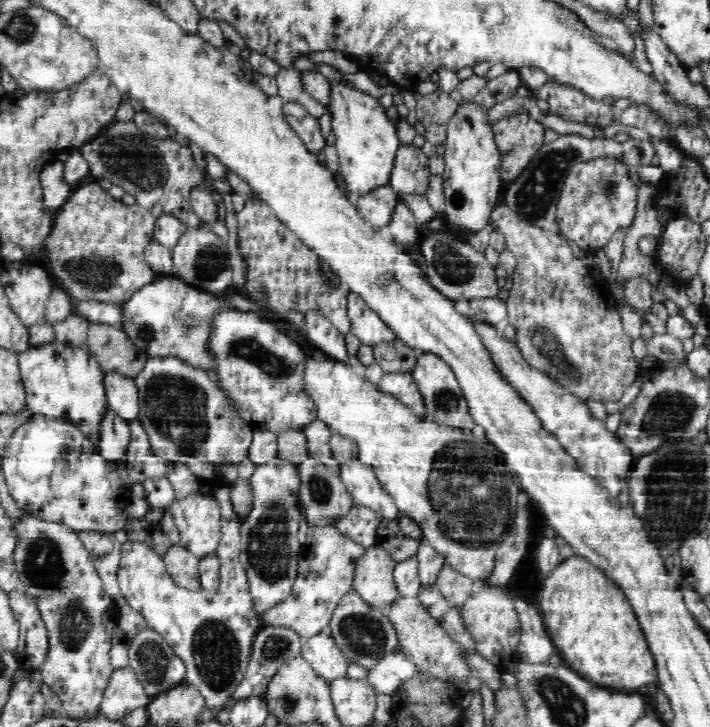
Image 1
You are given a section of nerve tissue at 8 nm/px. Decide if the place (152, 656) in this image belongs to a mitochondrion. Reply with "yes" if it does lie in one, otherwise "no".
yes

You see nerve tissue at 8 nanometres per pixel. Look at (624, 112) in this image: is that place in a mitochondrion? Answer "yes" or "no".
no

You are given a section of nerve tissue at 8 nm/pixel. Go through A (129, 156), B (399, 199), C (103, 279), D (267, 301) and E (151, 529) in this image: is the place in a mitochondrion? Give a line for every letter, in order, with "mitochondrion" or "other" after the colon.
A: mitochondrion
B: other
C: mitochondrion
D: other
E: other

